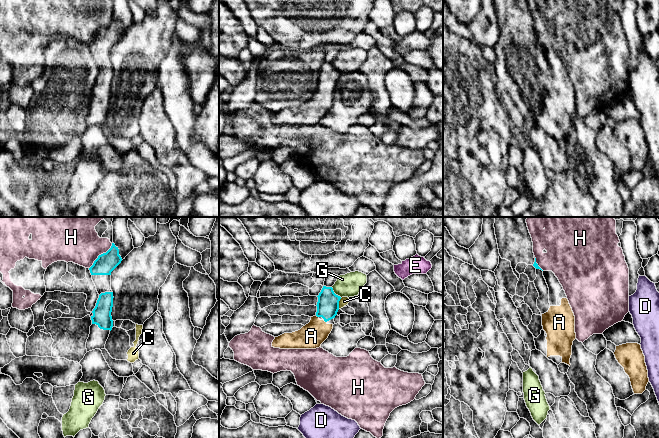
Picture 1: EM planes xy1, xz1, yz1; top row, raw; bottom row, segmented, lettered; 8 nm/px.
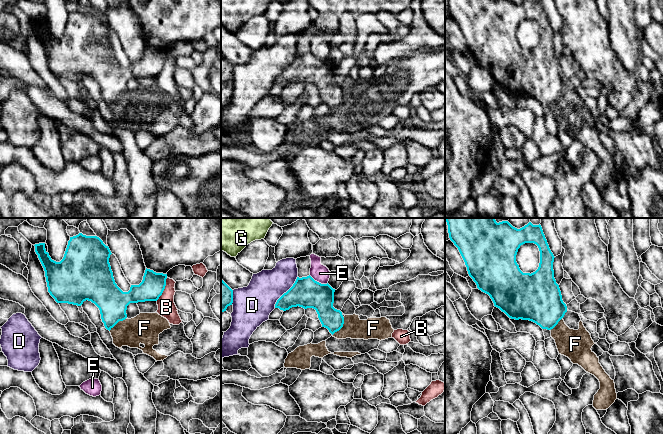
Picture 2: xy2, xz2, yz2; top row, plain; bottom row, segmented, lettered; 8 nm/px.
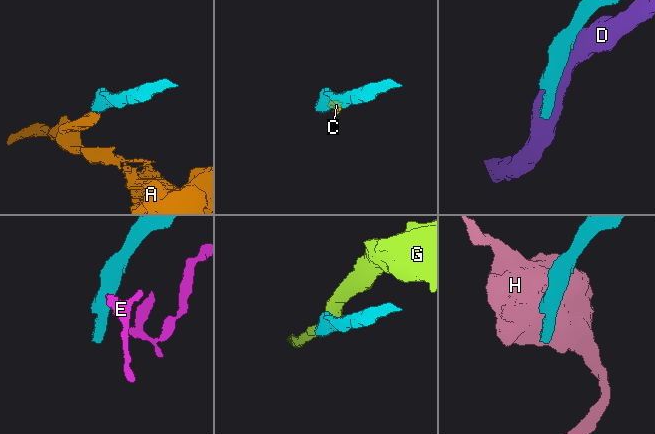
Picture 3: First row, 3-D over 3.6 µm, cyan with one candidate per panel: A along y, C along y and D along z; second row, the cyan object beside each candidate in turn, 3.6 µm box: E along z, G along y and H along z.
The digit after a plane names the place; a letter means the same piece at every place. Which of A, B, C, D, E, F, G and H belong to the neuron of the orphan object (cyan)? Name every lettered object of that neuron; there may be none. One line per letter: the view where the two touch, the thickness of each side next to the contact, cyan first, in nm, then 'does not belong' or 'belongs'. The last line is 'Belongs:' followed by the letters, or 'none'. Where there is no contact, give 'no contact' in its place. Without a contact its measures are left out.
A: xz1 | 180/200 nm | belongs
B: xy2 | 190/140 nm | does not belong
C: xz1 | 180/70 nm | does not belong
D: xz2 | 240/280 nm | does not belong
E: xz2 | 240/140 nm | does not belong
F: xz2 | 170/170 nm | does not belong
G: xz1 | 180/190 nm | does not belong
H: xy1 | 160/360 nm | does not belong
Belongs: A

